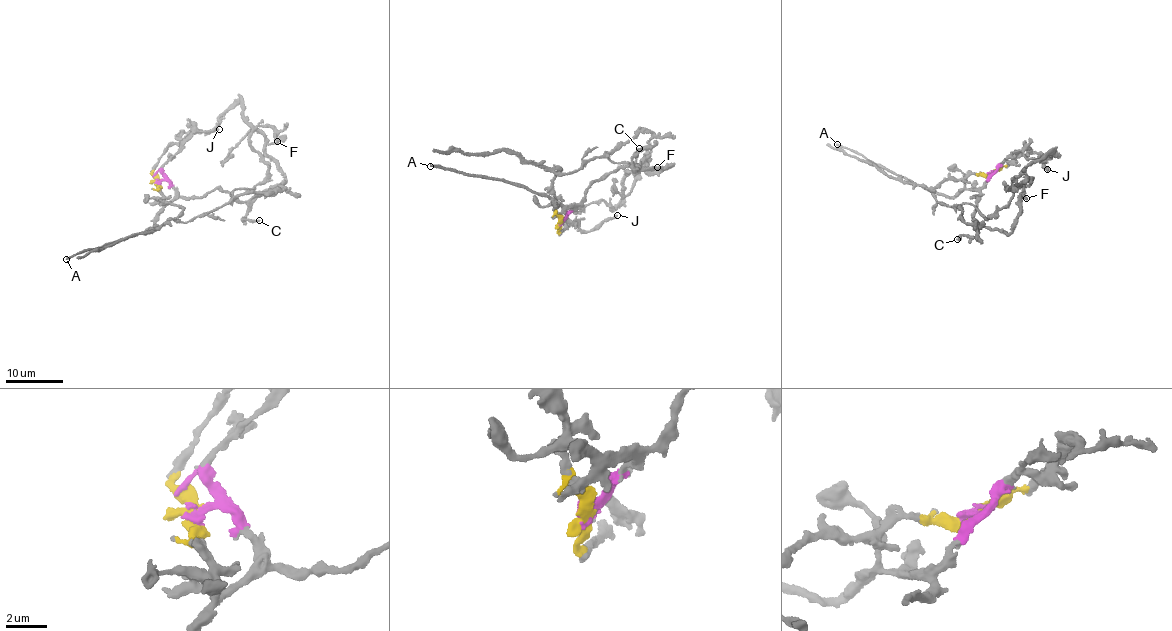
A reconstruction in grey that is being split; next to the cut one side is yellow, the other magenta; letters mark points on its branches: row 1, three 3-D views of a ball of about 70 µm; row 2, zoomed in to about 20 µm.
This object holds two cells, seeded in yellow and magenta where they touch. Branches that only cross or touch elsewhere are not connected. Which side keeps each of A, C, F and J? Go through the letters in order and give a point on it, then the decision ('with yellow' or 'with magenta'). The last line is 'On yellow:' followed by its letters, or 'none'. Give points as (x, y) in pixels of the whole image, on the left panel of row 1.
A: at (66, 259); with magenta
C: at (259, 220); with magenta
F: at (277, 141); with magenta
J: at (219, 129); with yellow
On yellow: J

